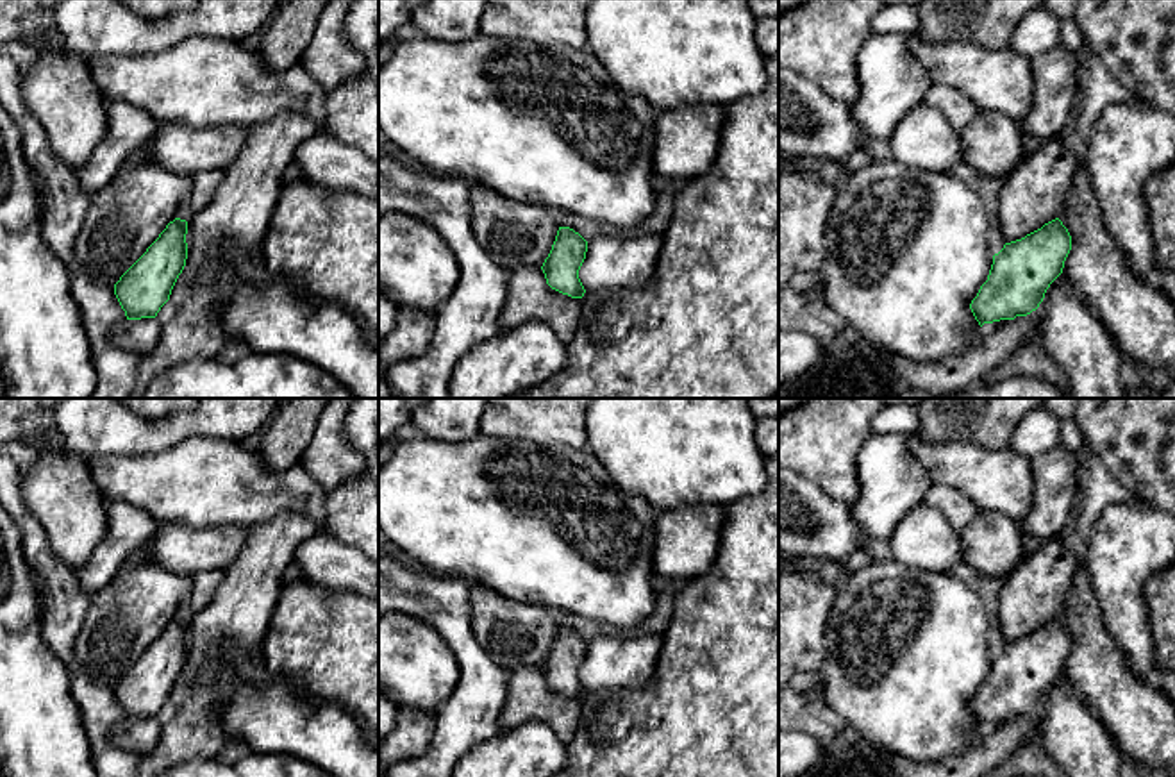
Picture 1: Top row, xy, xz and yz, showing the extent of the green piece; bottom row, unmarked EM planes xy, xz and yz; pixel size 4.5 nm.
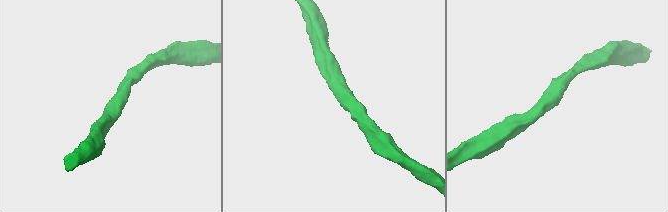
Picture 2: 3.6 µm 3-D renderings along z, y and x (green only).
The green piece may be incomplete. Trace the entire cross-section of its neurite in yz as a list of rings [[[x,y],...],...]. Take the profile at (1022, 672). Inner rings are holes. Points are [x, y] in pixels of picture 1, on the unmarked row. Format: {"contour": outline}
{"contour": [[[1054,538],[1002,579],[998,614],[1005,645],[970,704],[980,727],[1030,714],[1062,673],[1071,636],[1057,616],[1079,566],[1080,559]]]}

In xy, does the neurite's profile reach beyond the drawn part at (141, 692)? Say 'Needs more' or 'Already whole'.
Needs more

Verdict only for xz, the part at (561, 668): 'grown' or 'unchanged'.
grown

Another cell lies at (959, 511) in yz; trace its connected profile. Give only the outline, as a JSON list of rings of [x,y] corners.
[[[941,482],[930,484],[923,504],[941,511],[948,523],[959,532],[979,514],[979,509],[966,495]]]

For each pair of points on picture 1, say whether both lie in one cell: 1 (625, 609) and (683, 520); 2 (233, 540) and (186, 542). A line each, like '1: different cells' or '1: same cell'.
1: different cells
2: same cell

